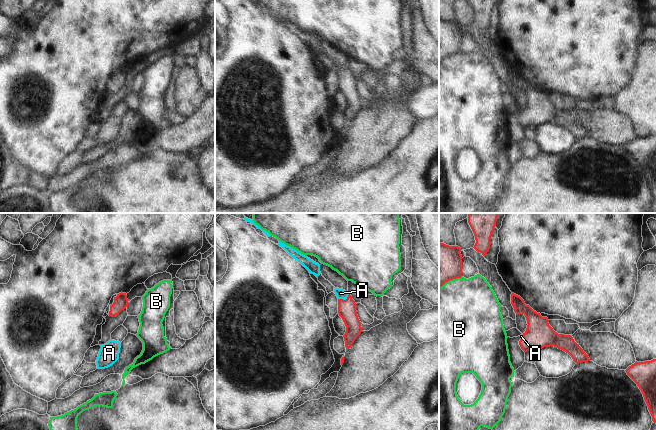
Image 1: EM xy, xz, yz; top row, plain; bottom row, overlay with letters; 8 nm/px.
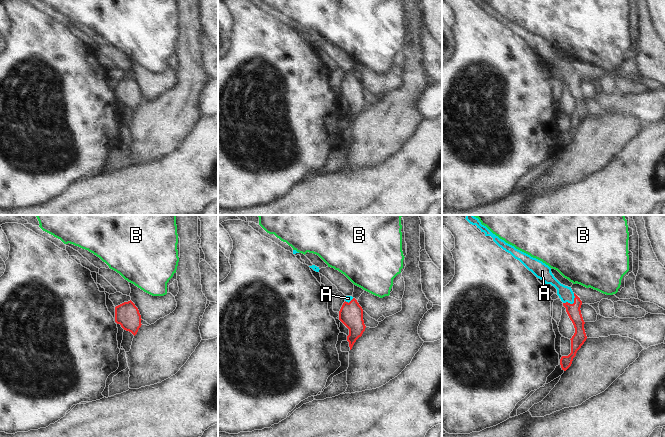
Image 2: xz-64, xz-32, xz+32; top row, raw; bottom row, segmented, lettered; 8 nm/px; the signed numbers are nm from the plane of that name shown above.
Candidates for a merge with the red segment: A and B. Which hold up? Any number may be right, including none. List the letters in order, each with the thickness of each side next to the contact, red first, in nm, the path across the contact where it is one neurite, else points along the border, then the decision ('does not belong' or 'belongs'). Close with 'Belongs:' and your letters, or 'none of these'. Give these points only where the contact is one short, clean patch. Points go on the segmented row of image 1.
A: 140 nm thick on the red side, 80 nm on the other; runs through xz (347, 311), (344, 300), (340, 293); belongs
B: 320 nm thick on the red side, 480 nm on the other; does not belong
Belongs: A

